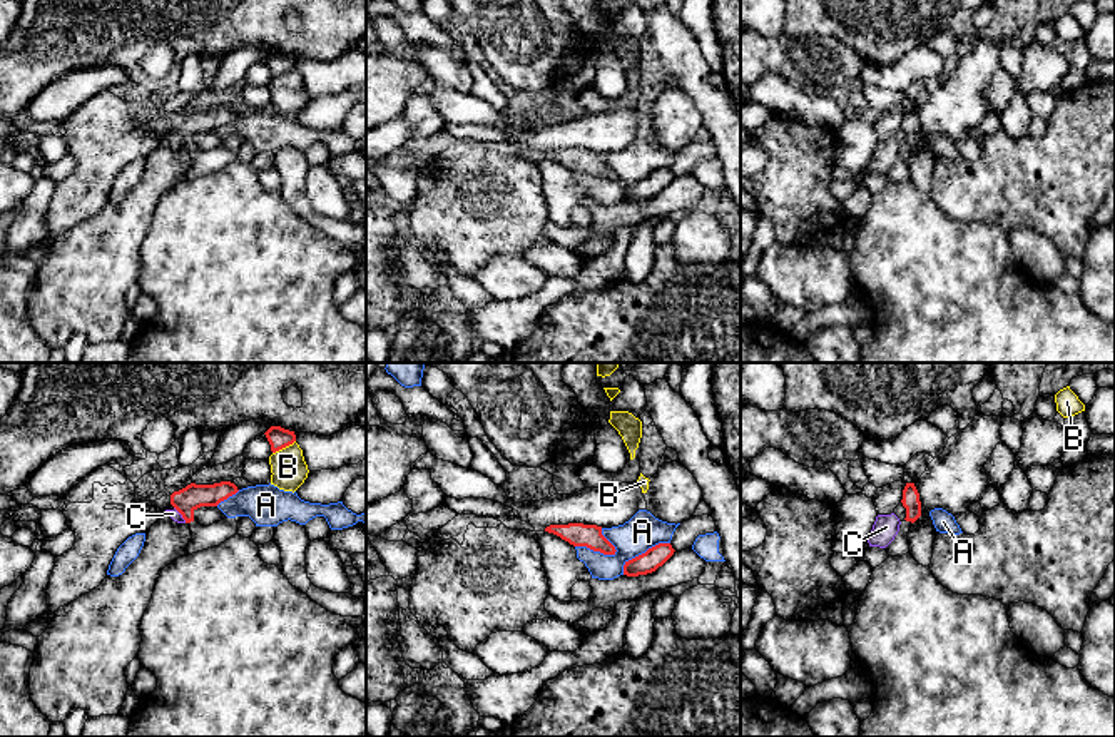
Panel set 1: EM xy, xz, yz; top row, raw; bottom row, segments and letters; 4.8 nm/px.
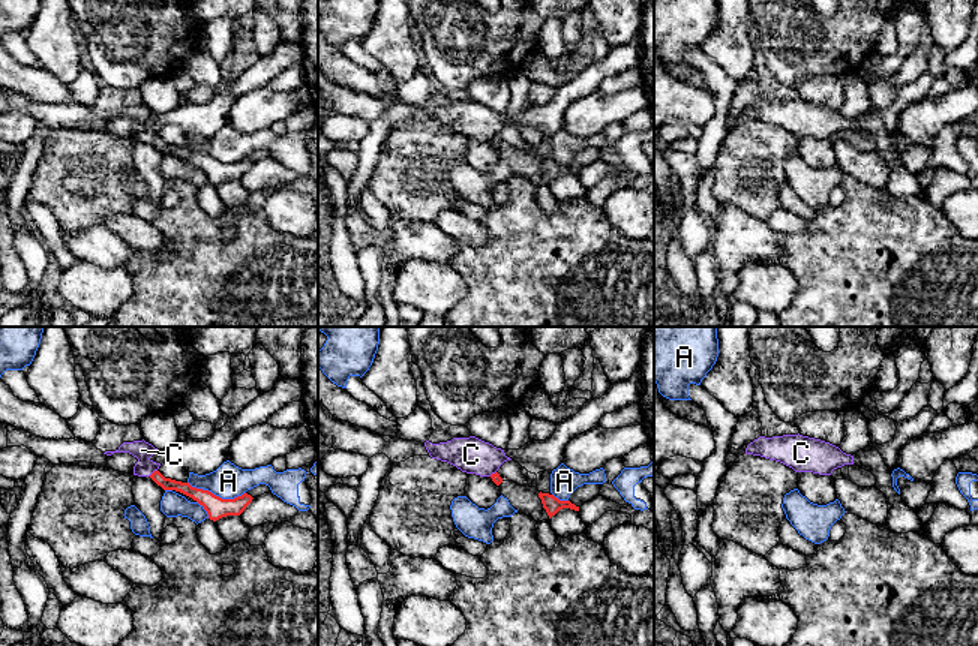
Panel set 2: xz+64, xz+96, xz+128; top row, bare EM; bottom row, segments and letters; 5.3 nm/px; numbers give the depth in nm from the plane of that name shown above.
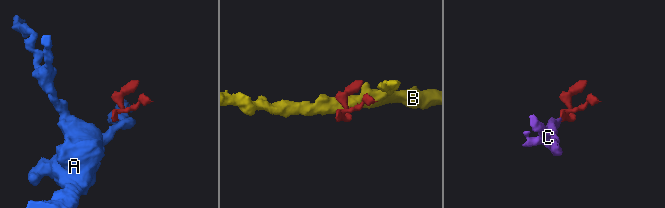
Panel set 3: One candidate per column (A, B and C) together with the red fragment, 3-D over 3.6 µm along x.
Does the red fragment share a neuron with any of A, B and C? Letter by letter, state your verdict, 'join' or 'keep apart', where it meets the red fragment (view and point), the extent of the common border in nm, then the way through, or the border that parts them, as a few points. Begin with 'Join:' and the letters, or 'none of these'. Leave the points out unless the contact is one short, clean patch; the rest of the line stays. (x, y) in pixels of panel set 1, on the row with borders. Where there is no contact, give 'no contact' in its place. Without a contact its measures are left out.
Join: C
A: keep apart; meets red in xz at (597, 550); contact 200 nm long
B: keep apart; meets red in xy at (283, 447); contact 130 nm long; border along xy (295, 440), (273, 453)
C: join; meets red in xy at (181, 513); contact 100 nm long; runs through xy (193, 497), (181, 513), (173, 513)

